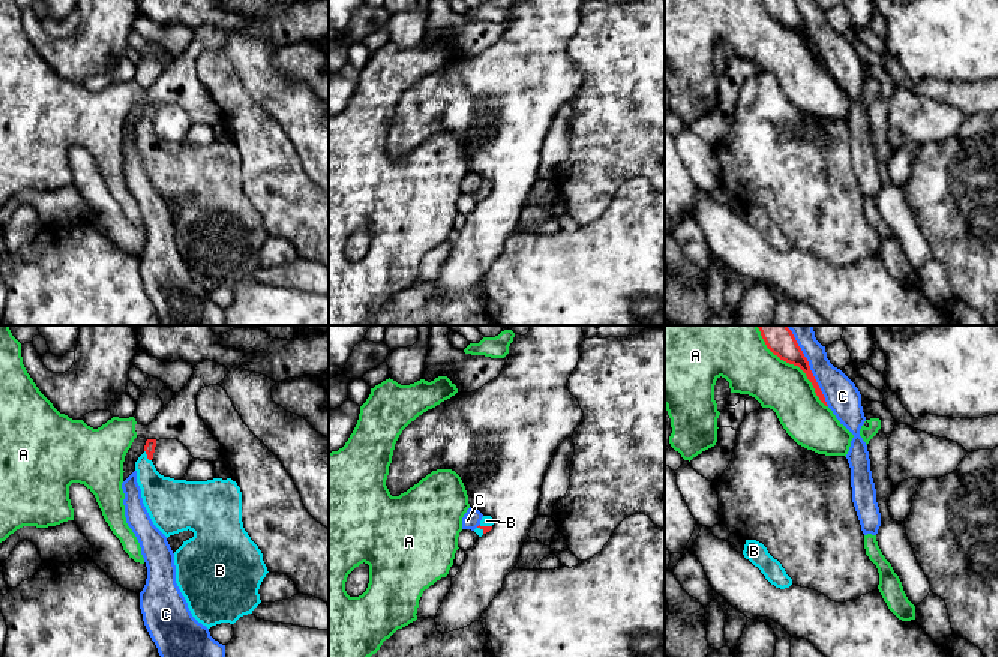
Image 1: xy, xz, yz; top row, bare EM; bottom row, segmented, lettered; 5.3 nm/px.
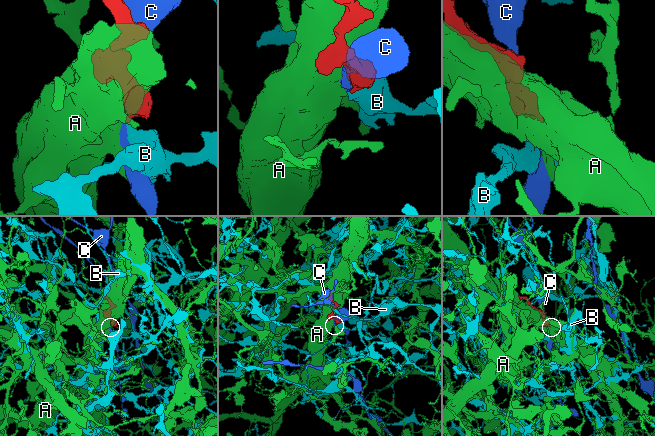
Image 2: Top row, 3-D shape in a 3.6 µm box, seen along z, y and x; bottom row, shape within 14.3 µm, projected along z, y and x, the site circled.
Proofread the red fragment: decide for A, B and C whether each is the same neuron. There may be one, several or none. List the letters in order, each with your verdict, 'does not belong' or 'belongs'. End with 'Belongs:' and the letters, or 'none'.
A: does not belong
B: belongs
C: does not belong
Belongs: B

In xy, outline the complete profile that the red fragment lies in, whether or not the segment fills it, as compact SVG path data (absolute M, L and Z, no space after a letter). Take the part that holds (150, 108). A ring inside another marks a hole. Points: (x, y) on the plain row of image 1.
M147 104L144 117L135 126L143 168L167 202L188 194L194 196L174 216L176 248L198 286L207 292L221 286L234 288L261 267L258 254L269 237L261 214L243 192L240 152L231 142L186 146L164 141L152 126L155 111L156 104Z

